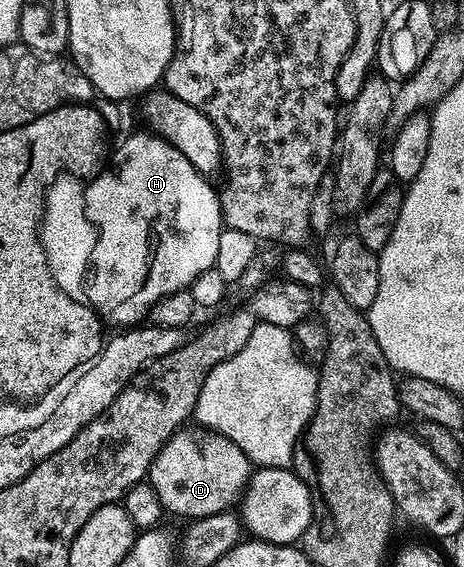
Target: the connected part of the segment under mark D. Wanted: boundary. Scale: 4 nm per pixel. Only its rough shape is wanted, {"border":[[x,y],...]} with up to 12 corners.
{"border":[[174,433],[148,477],[169,515],[231,511],[252,475],[240,446]]}

